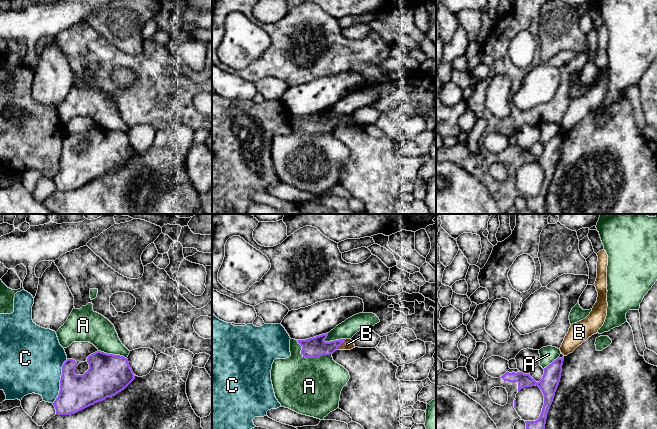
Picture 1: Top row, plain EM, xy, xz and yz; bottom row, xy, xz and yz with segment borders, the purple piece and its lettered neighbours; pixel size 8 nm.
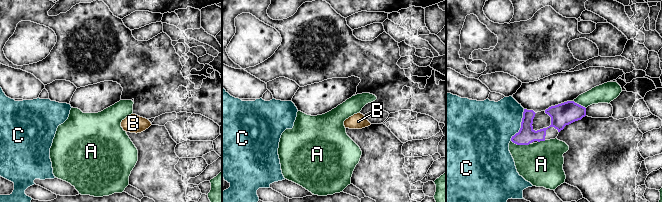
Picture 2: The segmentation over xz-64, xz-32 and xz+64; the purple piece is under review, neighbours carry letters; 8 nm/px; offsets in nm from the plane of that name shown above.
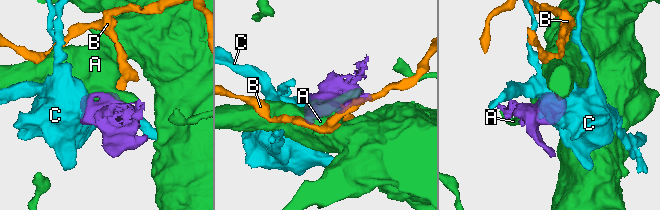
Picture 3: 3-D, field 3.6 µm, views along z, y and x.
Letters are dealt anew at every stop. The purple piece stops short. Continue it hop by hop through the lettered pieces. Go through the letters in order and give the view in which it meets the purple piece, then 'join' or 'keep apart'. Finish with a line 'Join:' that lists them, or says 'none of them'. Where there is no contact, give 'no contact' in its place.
A: meets purple in xz; keep apart
B: meets purple in xz; keep apart
C: meets purple in xy; keep apart
Join: none of them

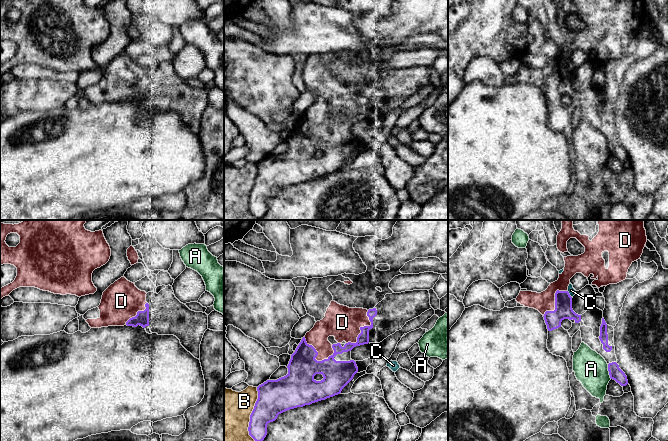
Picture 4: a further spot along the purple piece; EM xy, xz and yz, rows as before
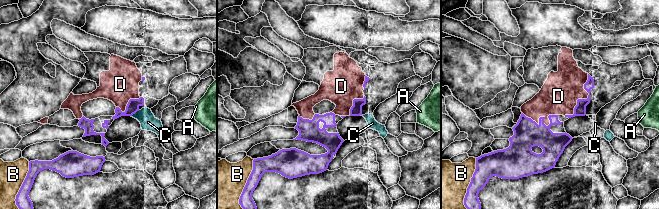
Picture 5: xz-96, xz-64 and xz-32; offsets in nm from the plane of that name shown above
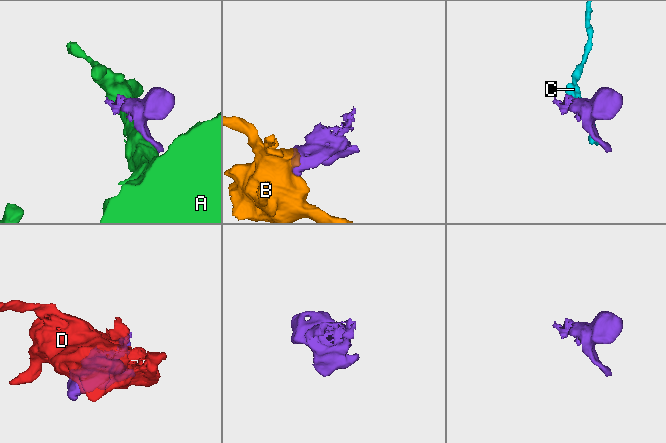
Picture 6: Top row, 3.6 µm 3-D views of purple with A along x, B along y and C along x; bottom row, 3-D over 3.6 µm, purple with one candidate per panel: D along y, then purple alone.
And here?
A: meets purple in yz; keep apart
B: meets purple in xz; keep apart
C: meets purple in yz; keep apart
D: meets purple in xz; join
Join: D

